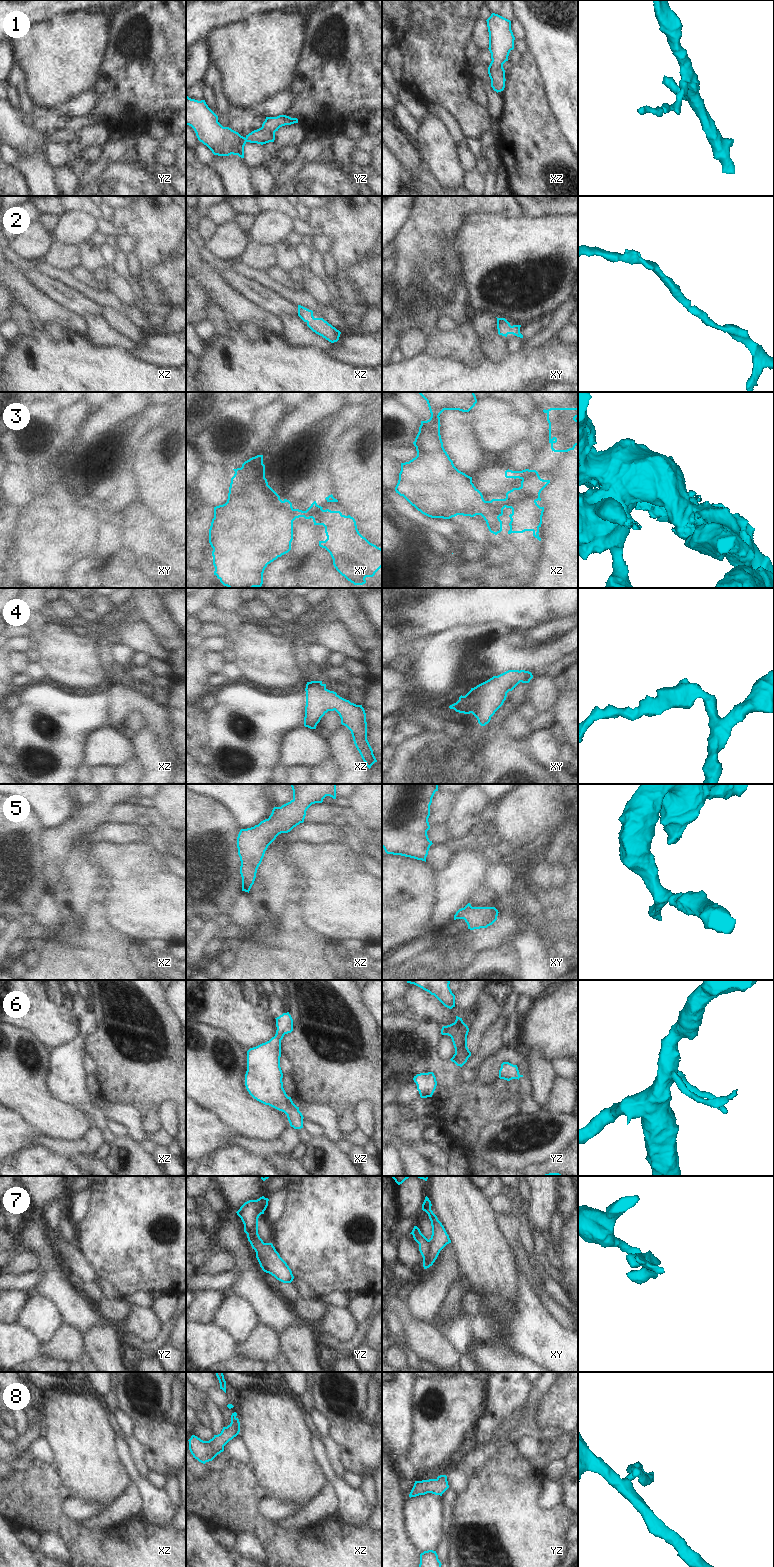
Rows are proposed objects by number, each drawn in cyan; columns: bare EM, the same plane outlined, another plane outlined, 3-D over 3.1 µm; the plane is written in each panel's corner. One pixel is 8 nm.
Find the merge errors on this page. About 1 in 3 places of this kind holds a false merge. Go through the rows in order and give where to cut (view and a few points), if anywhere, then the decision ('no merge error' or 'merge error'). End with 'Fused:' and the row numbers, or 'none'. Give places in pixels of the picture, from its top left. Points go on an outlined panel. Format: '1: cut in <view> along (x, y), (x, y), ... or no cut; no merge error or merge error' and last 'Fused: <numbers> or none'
1: no cut; no merge error
2: no cut; no merge error
3: cut in xz along (502, 499), (501, 506), (503, 508); merge error
4: no cut; no merge error
5: no cut; no merge error
6: no cut; no merge error
7: cut in xy along (429, 1240), (429, 1254), (425, 1262), (427, 1267); merge error
8: no cut; no merge error
Fused: 3, 7

